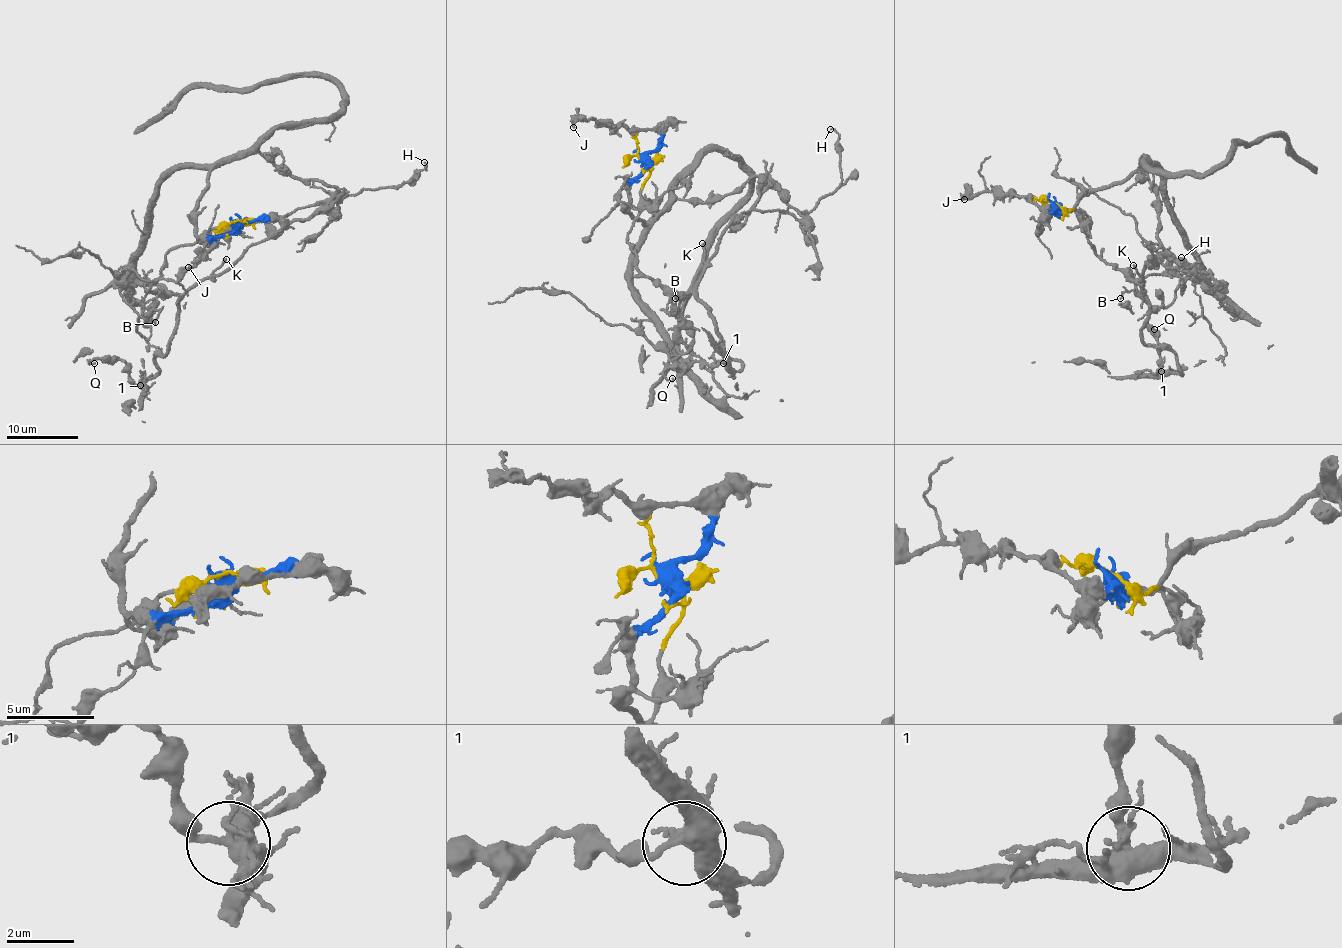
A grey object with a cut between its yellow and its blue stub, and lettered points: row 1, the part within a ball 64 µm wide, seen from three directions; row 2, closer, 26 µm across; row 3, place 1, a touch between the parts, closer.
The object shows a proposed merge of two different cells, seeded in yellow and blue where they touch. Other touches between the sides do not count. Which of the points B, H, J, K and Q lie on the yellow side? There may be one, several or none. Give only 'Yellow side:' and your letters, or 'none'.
Yellow side: K, Q

